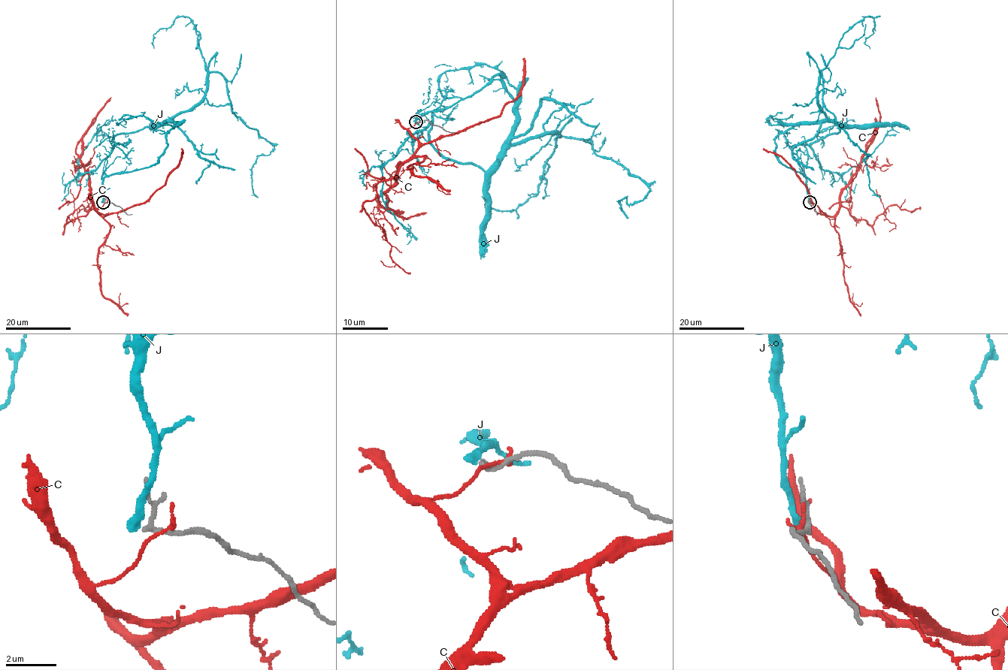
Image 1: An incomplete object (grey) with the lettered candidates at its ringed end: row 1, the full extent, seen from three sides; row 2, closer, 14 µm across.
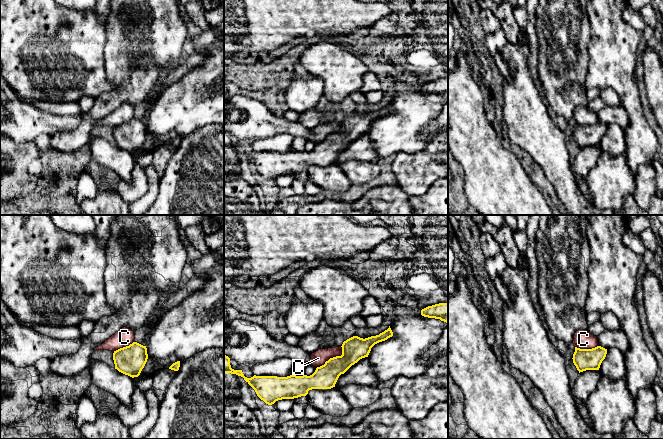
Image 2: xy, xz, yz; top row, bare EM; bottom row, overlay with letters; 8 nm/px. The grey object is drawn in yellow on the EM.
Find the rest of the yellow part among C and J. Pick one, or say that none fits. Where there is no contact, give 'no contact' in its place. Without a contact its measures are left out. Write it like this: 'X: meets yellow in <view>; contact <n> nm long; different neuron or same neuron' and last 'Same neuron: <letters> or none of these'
C: meets yellow in xz; contact 240 nm long; different neuron
J: no contact; different neuron
Same neuron: none of these

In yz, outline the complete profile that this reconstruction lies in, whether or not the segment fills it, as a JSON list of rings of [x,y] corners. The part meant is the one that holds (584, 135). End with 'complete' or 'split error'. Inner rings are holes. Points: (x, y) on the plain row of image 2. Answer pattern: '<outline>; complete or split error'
[[[597,122],[592,125],[580,125],[575,123],[573,139],[580,148],[586,146],[599,146],[602,137],[605,135],[607,125]]]; complete

